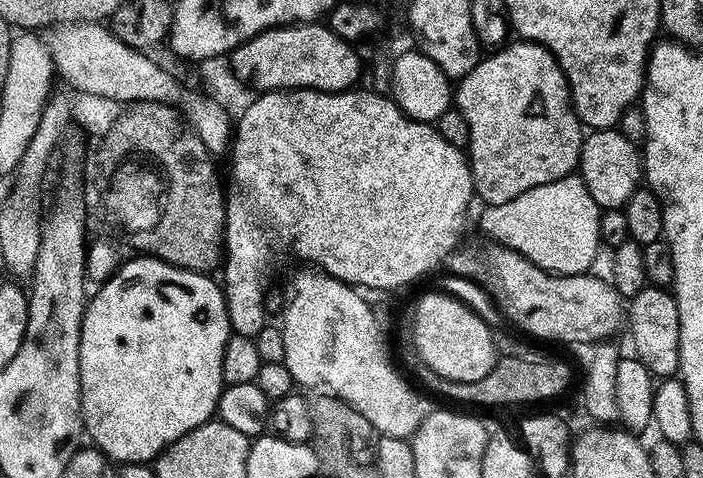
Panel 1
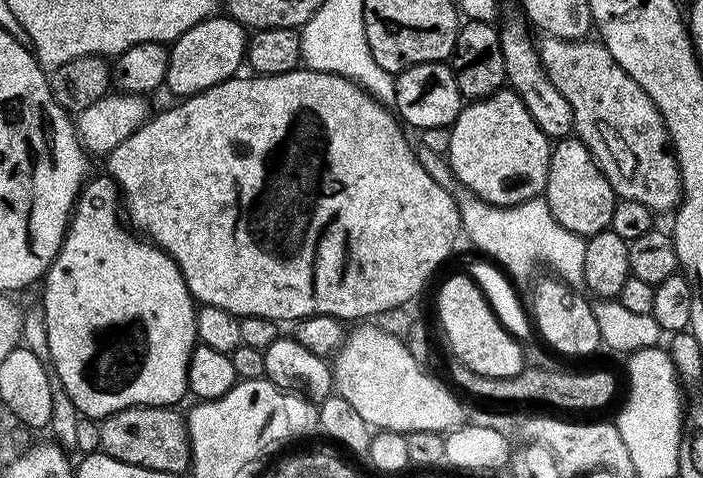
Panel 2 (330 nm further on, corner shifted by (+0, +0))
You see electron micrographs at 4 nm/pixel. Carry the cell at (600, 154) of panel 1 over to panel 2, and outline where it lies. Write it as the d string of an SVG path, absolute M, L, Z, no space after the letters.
M565 138L555 141L552 145L550 170L543 199L547 201L550 213L562 227L587 238L611 229L618 197L594 162L587 146L581 140Z

